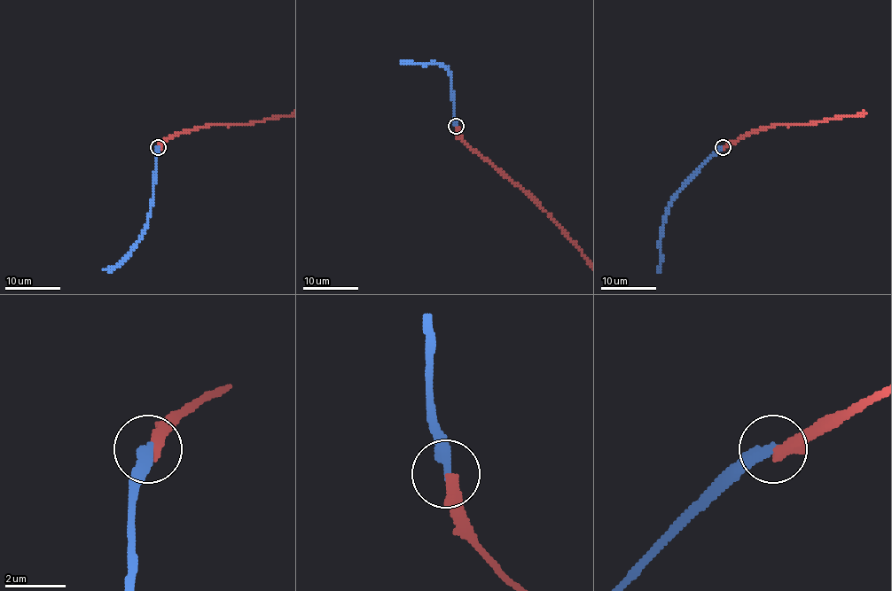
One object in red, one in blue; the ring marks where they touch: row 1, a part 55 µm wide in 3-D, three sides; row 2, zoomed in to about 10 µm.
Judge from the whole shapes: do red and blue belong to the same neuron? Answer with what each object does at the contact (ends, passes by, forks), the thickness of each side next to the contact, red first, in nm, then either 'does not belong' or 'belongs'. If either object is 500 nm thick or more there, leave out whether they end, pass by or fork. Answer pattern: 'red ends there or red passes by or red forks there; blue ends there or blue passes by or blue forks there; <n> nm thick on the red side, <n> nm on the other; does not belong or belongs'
red ends there; blue ends there; 420 nm thick on the red side, 360 nm on the other; does not belong

